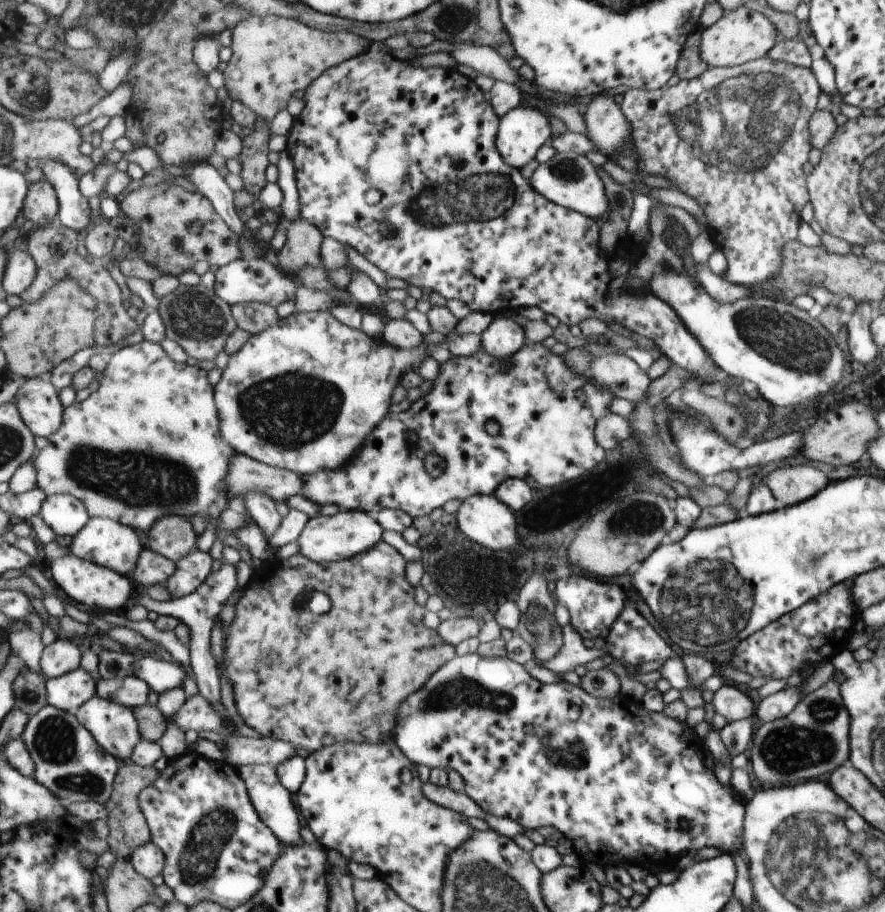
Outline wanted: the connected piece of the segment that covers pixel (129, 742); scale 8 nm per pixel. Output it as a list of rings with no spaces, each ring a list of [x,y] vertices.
[[[96,695],[75,715],[92,732],[101,748],[121,762],[131,759],[135,746],[143,741],[135,712],[129,706]]]

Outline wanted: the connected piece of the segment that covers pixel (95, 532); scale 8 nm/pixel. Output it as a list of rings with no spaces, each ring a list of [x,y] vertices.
[[[91,517],[87,526],[73,538],[70,552],[97,566],[109,568],[131,577],[137,569],[137,560],[144,553],[143,547],[139,534],[131,526],[105,517]]]

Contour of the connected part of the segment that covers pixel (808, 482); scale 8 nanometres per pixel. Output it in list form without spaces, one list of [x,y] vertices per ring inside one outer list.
[[[789,463],[769,473],[763,483],[768,487],[768,490],[772,492],[773,498],[777,498],[777,502],[781,502],[781,504],[785,504],[785,506],[791,506],[791,504],[797,504],[797,502],[803,502],[803,500],[815,496],[821,488],[827,486],[827,478],[825,478],[817,468],[810,466],[810,464],[793,466]]]

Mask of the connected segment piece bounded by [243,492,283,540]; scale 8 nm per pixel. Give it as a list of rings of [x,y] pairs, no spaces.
[[[253,492],[253,494],[248,494],[247,498],[243,498],[246,512],[255,518],[255,522],[263,530],[267,540],[273,536],[275,530],[279,530],[283,519],[277,512],[275,502],[273,498],[269,498],[263,492]]]

